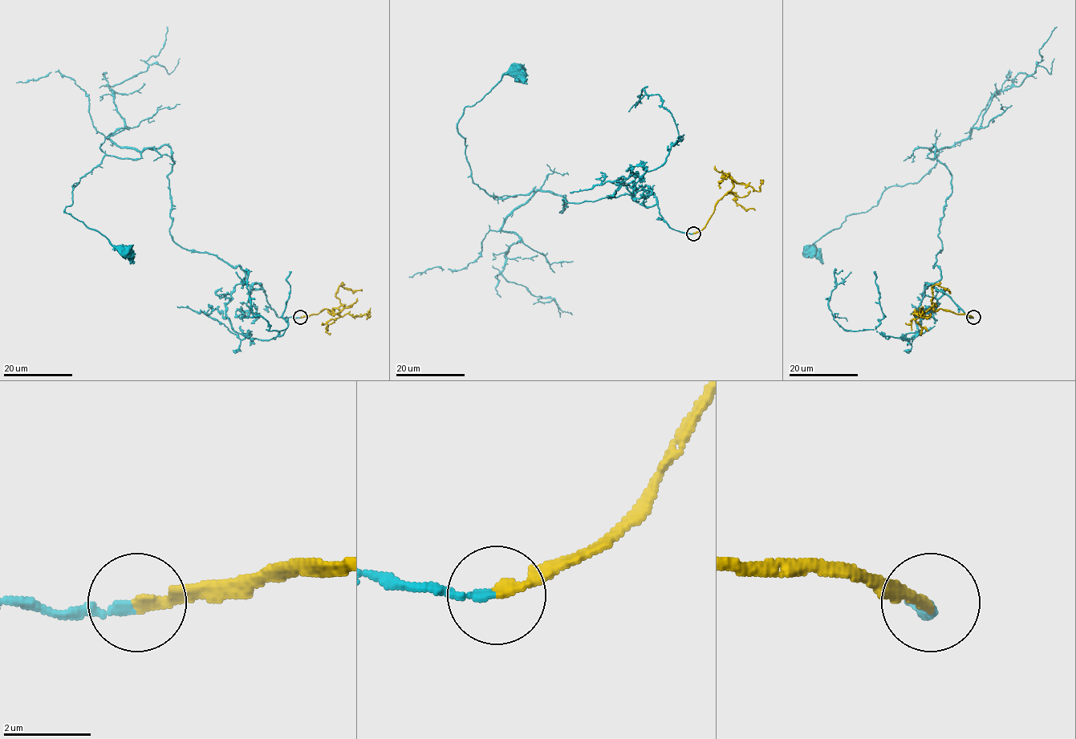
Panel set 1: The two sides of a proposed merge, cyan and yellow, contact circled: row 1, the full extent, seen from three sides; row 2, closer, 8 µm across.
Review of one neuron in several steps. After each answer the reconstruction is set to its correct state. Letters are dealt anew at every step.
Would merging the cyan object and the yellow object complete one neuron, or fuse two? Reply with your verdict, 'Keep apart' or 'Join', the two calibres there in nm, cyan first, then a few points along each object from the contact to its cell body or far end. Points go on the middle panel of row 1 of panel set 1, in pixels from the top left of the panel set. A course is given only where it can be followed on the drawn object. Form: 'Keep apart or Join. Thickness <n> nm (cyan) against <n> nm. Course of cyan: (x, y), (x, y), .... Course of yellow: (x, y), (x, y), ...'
Join. Thickness 180 nm (cyan) against 240 nm. Course of cyan: (693, 233), (647, 190), (563, 198), (562, 213), (550, 191), (480, 188), (457, 122), (518, 71). Course of yellow: (693, 233), (704, 226), (715, 205), (732, 186), (734, 180), (760, 191), (761, 180), (763, 180)

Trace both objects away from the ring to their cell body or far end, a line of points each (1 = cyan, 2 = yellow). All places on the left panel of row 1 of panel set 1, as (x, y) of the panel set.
1: (301, 318), (278, 317), (237, 265), (174, 241), (165, 144), (105, 155), (72, 186), (64, 212), (125, 253)
2: (301, 317), (317, 314), (326, 309), (338, 309), (343, 317), (347, 314), (368, 317), (367, 310), (370, 308)

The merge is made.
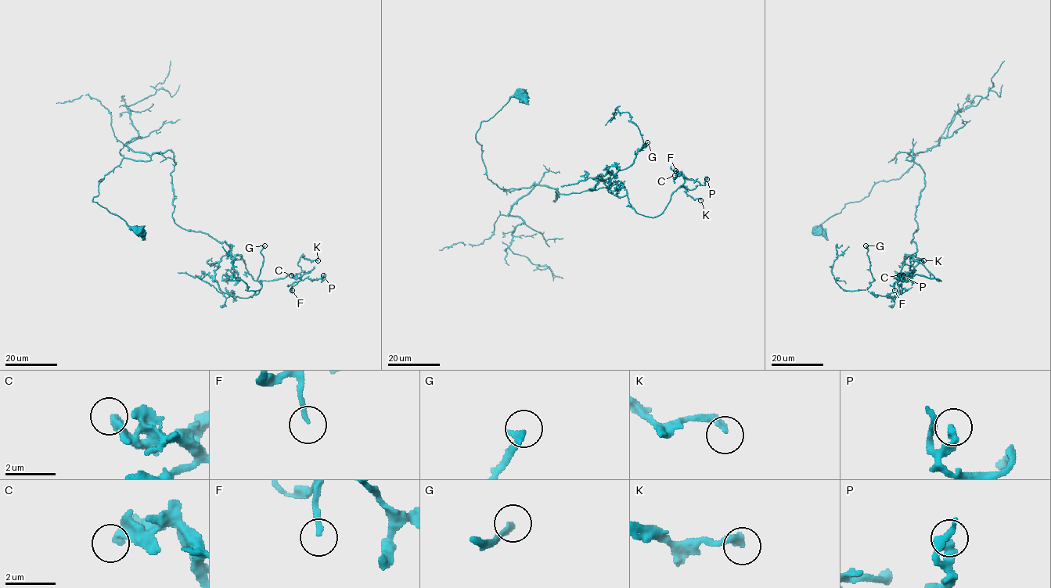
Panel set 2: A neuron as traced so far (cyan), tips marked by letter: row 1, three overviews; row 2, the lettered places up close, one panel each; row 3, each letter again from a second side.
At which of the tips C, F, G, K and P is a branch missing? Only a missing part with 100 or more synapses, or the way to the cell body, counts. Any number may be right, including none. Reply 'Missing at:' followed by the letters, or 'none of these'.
Missing at: G

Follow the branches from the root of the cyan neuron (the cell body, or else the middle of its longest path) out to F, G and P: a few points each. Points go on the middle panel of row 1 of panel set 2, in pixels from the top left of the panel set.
F: (522, 95), (476, 135), (503, 189), (547, 185), (555, 201), (619, 184), (655, 217), (684, 181), (675, 170)
G: (522, 95), (476, 135), (503, 189), (612, 193), (598, 176), (647, 142)
P: (522, 95), (476, 135), (503, 189), (547, 185), (555, 201), (619, 184), (655, 217), (685, 177), (707, 179)

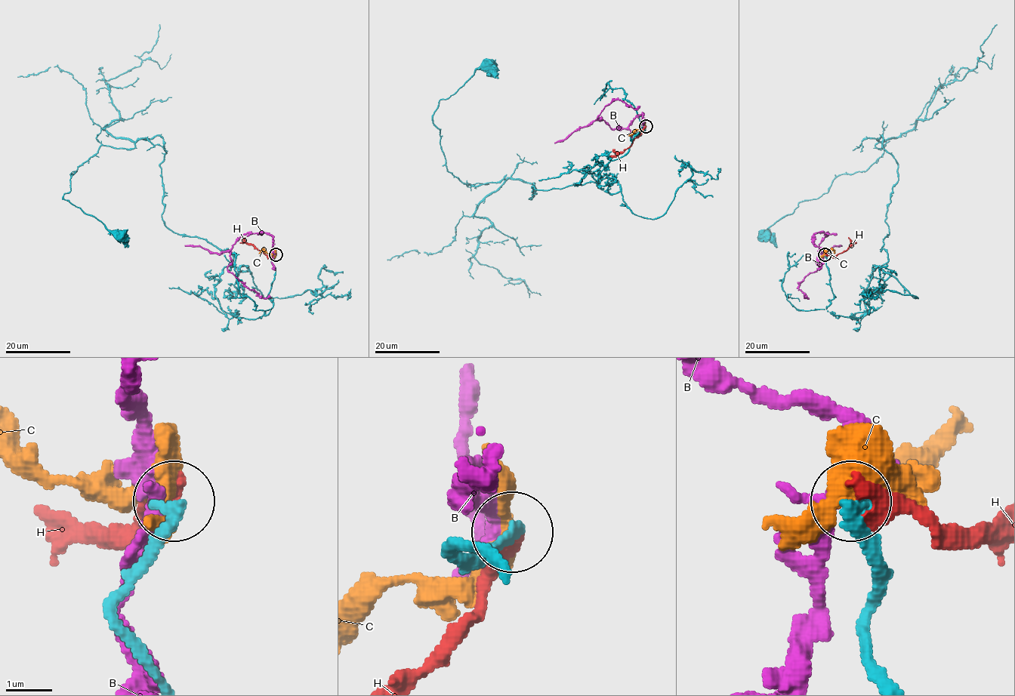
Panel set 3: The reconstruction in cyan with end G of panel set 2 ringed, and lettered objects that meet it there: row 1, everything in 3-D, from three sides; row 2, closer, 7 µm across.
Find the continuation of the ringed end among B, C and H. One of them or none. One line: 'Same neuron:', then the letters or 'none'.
Same neuron: none

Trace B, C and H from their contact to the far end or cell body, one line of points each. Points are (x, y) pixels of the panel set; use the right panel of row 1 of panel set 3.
B: (825, 255), (825, 250), (815, 244), (818, 232), (828, 235), (819, 245), (819, 266), (798, 287), (805, 296)
C: (825, 254), (831, 250), (835, 254)
H: (825, 255), (836, 257), (854, 243)

